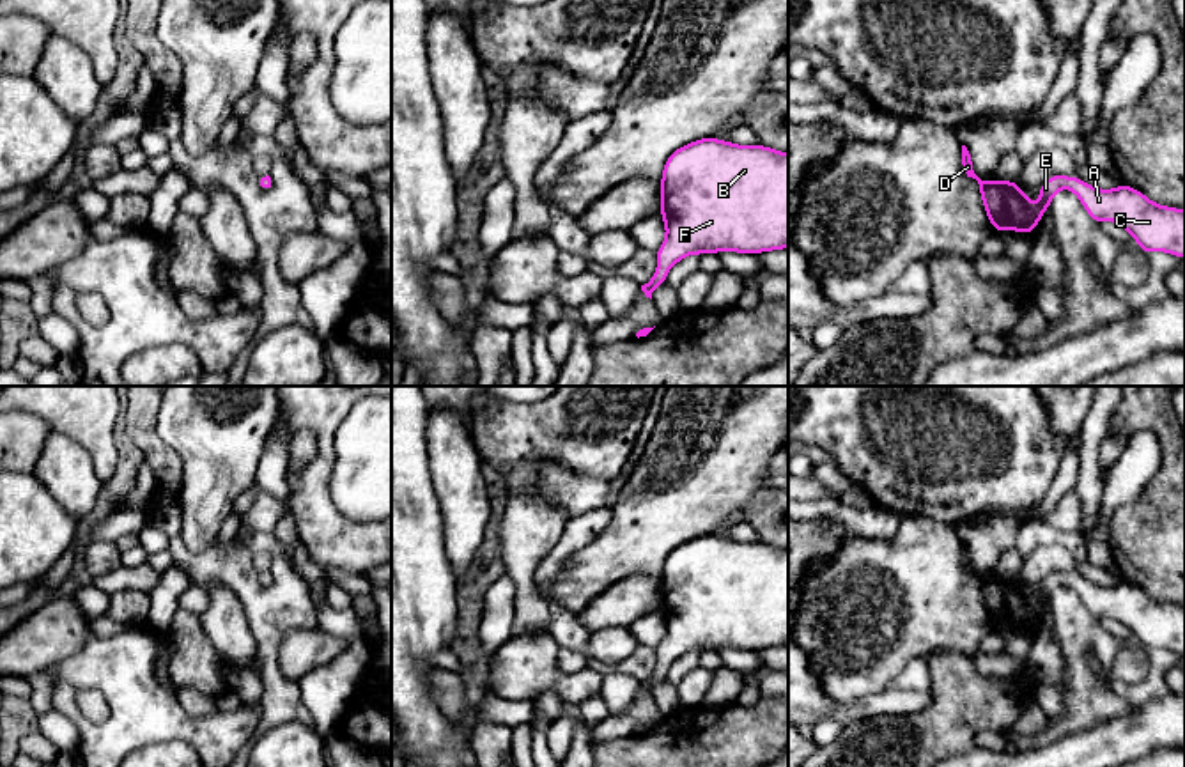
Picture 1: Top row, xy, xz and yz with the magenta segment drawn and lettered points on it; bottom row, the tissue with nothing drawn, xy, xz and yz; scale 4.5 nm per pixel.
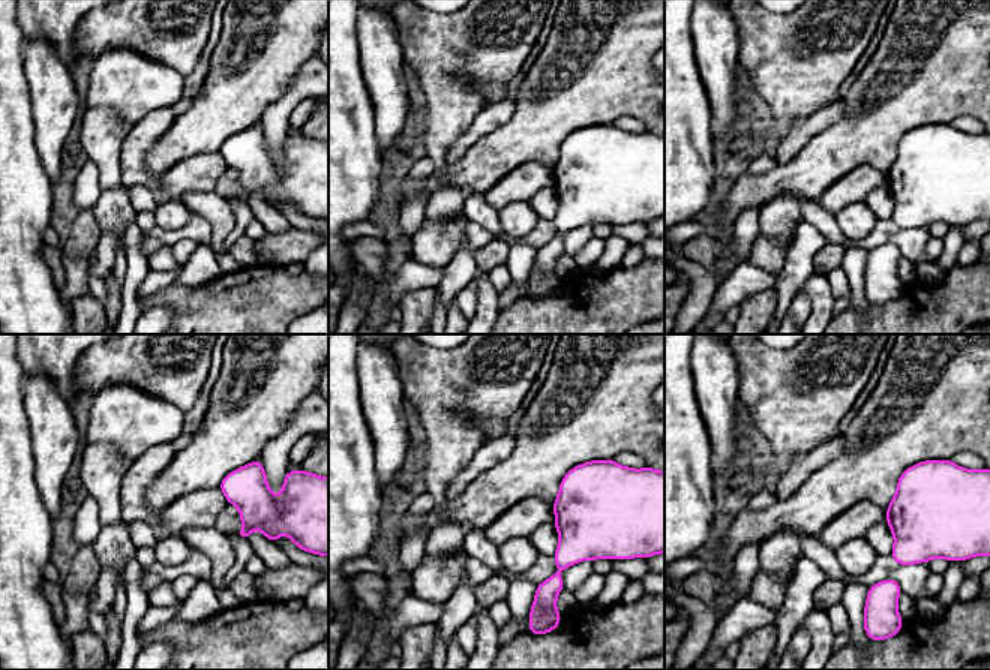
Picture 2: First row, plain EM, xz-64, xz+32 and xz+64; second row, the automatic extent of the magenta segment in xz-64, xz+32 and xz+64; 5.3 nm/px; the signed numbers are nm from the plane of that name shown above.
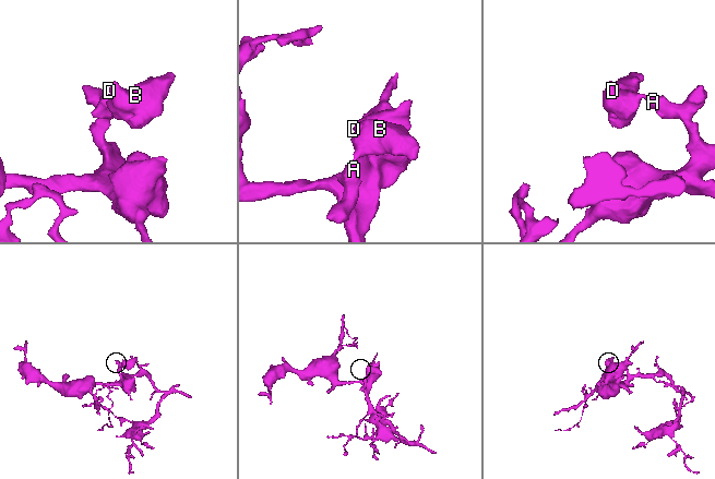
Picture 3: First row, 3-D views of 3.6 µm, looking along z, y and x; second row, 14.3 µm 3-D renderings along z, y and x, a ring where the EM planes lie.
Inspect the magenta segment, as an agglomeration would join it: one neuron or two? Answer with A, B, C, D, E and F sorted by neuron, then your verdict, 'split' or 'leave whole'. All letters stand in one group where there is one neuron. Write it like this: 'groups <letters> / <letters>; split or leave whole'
groups A B C D E F; leave whole

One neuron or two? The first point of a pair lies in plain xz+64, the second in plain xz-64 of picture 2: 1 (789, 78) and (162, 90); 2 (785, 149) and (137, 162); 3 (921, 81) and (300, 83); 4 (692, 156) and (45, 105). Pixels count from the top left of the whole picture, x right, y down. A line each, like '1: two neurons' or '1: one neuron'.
1: two neurons
2: one neuron
3: two neurons
4: two neurons

